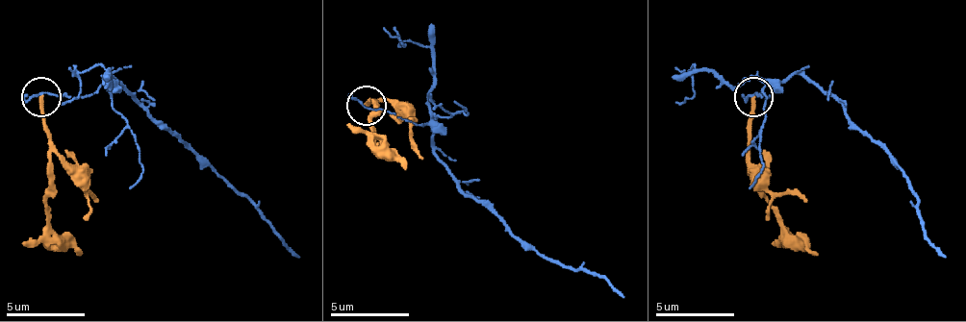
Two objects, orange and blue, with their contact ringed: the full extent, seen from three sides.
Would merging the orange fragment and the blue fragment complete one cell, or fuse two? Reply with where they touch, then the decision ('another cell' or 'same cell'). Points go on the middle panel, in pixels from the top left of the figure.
at (366, 105); another cell

